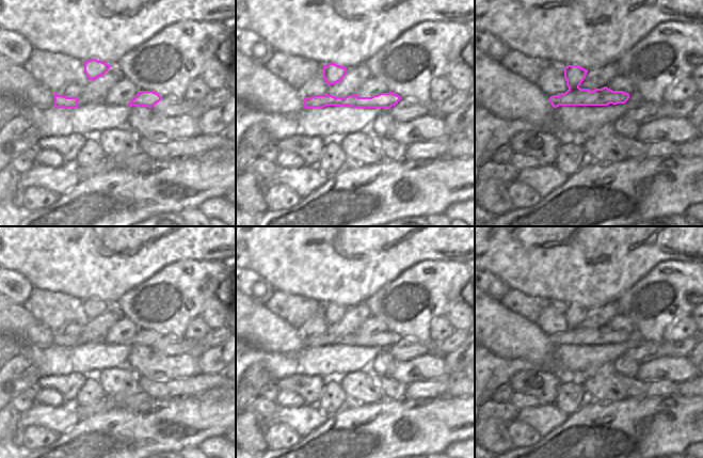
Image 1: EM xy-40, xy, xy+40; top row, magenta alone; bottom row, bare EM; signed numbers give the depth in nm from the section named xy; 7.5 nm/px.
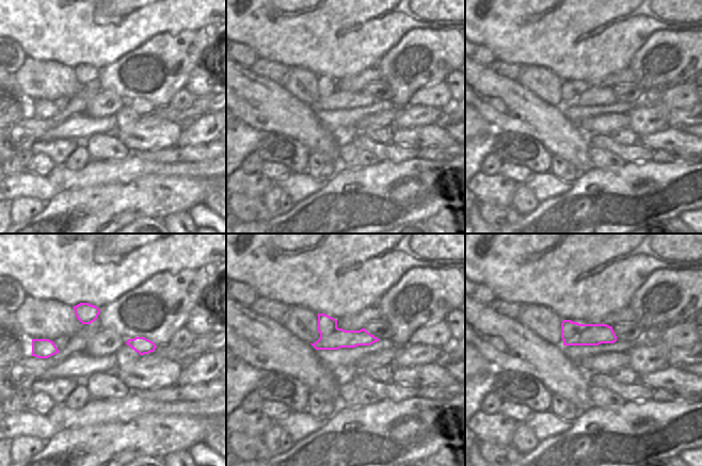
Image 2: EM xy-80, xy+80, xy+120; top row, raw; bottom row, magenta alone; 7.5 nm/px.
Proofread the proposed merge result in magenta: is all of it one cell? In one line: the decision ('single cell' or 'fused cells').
single cell

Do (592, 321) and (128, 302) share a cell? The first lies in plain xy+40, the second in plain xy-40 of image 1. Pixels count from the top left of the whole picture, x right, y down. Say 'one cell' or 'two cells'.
two cells

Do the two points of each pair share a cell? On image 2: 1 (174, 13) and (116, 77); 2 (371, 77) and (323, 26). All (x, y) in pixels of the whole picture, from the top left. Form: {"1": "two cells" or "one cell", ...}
{"1": "two cells", "2": "two cells"}

